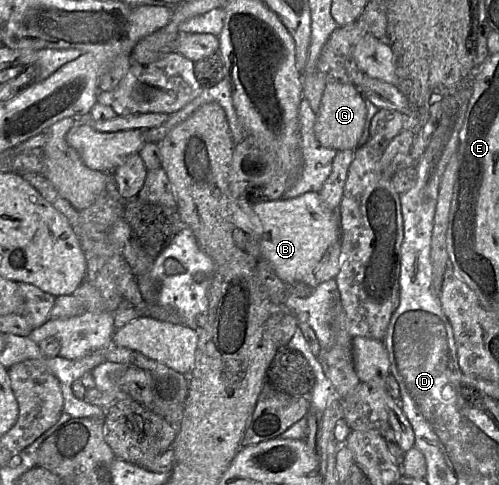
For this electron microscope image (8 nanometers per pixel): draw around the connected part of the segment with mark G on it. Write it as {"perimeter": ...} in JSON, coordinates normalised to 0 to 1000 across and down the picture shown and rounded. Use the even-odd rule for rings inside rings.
{"perimeter":[[[653,171],[643,216],[633,233],[631,282],[641,299],[653,305],[673,311],[711,309],[735,293],[727,289],[735,235],[733,206],[715,179],[695,171]]]}

